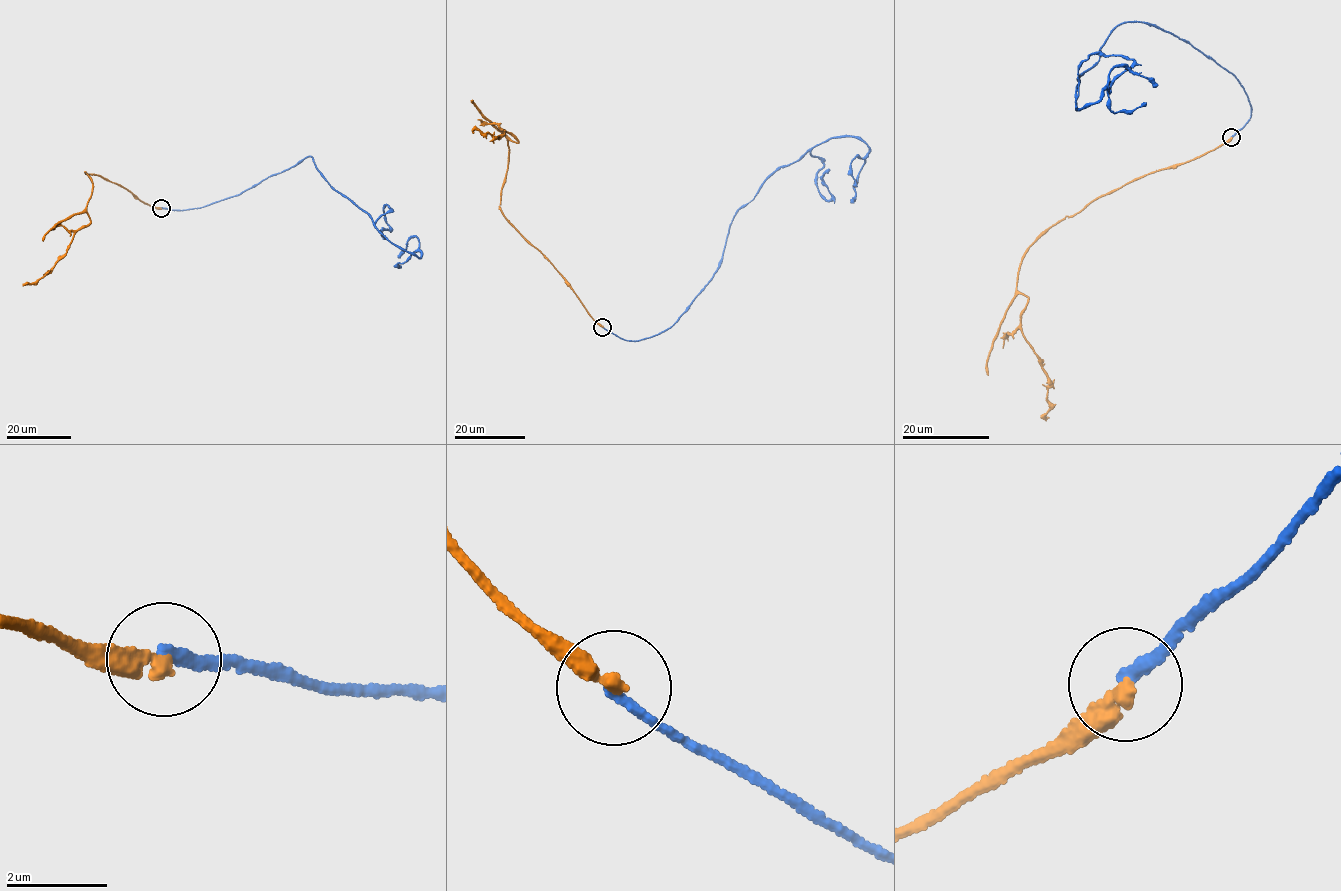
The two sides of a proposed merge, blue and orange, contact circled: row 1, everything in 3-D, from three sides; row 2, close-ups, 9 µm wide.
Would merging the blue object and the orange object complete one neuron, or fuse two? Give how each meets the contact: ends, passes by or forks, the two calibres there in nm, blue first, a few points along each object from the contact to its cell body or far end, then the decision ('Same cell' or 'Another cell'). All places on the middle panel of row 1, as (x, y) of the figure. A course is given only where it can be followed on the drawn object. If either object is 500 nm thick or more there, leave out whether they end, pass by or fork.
At the ring blue ends. At the ring orange ends. Thickness 200 nm (blue) against 320 nm. Course of blue: (602, 327), (639, 341), (677, 320), (712, 277), (736, 212), (832, 138), (869, 148), (851, 202). Course of orange: (602, 326), (499, 209), (508, 140), (518, 142), (514, 136), (505, 130), (496, 137), (473, 133). Another cell

